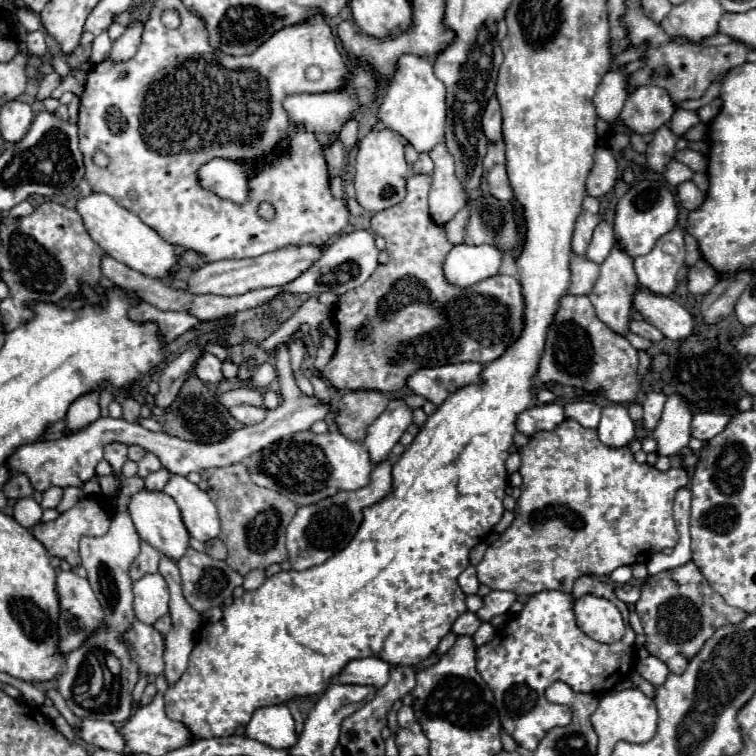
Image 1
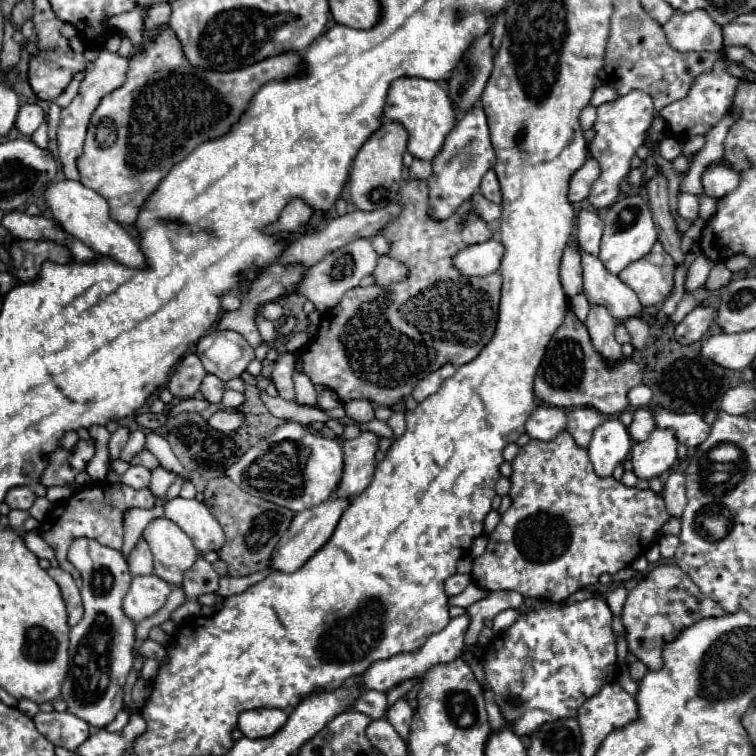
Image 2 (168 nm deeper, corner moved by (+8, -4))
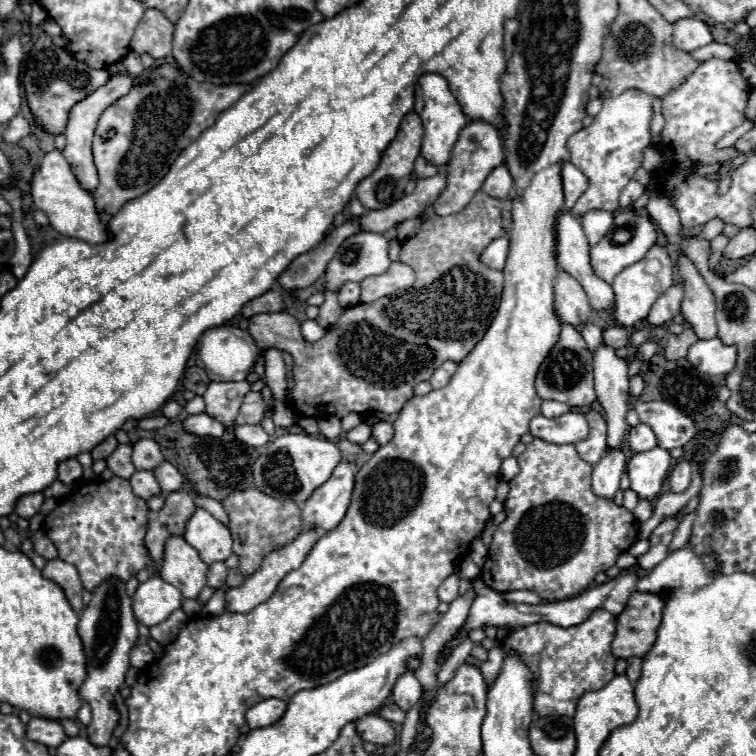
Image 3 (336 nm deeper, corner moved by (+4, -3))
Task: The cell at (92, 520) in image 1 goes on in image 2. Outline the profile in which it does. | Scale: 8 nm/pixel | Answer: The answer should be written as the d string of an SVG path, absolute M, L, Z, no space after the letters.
M92 484L82 489L78 489L68 501L56 505L48 517L40 523L38 533L40 537L54 549L56 559L64 571L68 571L72 577L78 577L78 571L72 567L72 563L66 559L68 547L74 539L78 537L90 537L96 539L102 545L122 549L122 515L130 507L144 507L152 509L156 503L154 493L144 487L144 489L132 489L128 485L98 485Z

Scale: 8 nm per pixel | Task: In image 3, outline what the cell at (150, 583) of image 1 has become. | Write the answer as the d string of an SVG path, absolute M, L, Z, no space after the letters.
M150 576L138 586L132 598L132 610L138 622L144 626L156 626L164 622L182 604L182 594L172 584L164 582L160 576Z

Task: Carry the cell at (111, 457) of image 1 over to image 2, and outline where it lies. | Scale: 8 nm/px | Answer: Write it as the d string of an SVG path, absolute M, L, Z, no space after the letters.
M136 429L136 431L130 433L130 439L128 439L126 447L120 451L120 459L122 461L130 461L132 455L142 451L142 449L144 449L144 433L140 429Z

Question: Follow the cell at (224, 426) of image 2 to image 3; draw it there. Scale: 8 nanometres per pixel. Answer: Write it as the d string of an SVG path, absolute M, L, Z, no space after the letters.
M196 414L196 416L188 416L184 422L184 430L194 434L194 436L210 436L210 438L220 438L226 430L224 426L220 426L220 422L216 422L214 418L210 418L208 414Z

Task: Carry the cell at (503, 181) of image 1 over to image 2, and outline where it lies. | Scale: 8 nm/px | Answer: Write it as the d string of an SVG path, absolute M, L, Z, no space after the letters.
M490 169L490 171L482 177L480 193L482 193L486 199L494 201L494 203L500 203L500 201L502 201L502 197L500 197L500 187L498 187L498 179L496 179L494 169Z

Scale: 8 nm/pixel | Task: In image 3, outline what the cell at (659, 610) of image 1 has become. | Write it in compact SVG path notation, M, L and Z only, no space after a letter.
M634 592L624 612L618 616L612 654L616 658L642 658L652 648L652 642L656 642L662 608L664 602L660 602L656 594Z

